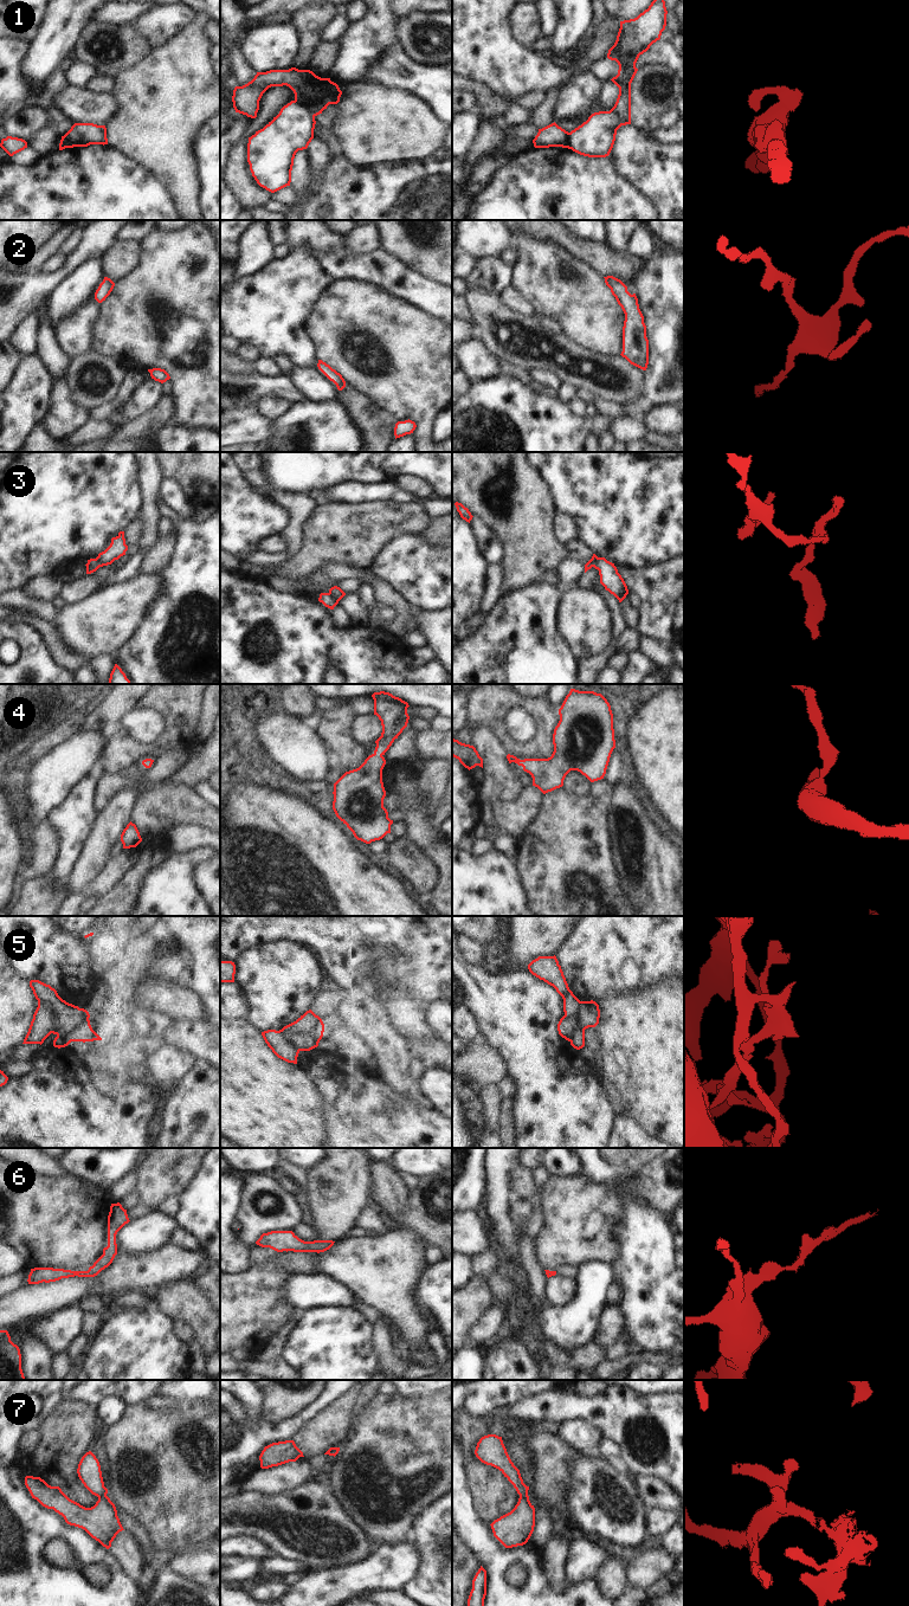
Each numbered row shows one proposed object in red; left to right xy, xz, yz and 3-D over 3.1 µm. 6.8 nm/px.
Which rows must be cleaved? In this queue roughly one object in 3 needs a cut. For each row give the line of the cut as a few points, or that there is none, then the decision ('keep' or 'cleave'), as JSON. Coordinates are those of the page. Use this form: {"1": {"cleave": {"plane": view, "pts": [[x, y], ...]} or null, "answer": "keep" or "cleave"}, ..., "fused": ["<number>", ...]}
{"1": {"cleave": {"plane": "xz", "pts": [[295, 98], [303, 102], [315, 115]]}, "answer": "cleave"}, "2": {"cleave": null, "answer": "keep"}, "3": {"cleave": {"plane": "xz", "pts": [[328, 593], [337, 602]]}, "answer": "cleave"}, "4": {"cleave": null, "answer": "keep"}, "5": {"cleave": {"plane": "xz", "pts": [[322, 1031], [296, 1032], [289, 1039]]}, "answer": "cleave"}, "6": {"cleave": null, "answer": "keep"}, "7": {"cleave": {"plane": "xy", "pts": [[105, 1495], [98, 1498]]}, "answer": "cleave"}, "fused": ["1", "3", "5", "7"]}

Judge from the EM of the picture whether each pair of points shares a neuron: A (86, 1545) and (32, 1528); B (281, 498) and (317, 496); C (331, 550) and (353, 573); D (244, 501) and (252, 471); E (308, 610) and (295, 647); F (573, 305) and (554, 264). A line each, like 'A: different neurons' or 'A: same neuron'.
A: same neuron
B: different neurons
C: different neurons
D: different neurons
E: same neuron
F: same neuron

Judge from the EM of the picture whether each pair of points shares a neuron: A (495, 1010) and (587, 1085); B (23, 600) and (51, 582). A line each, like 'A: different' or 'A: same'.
A: same
B: different

